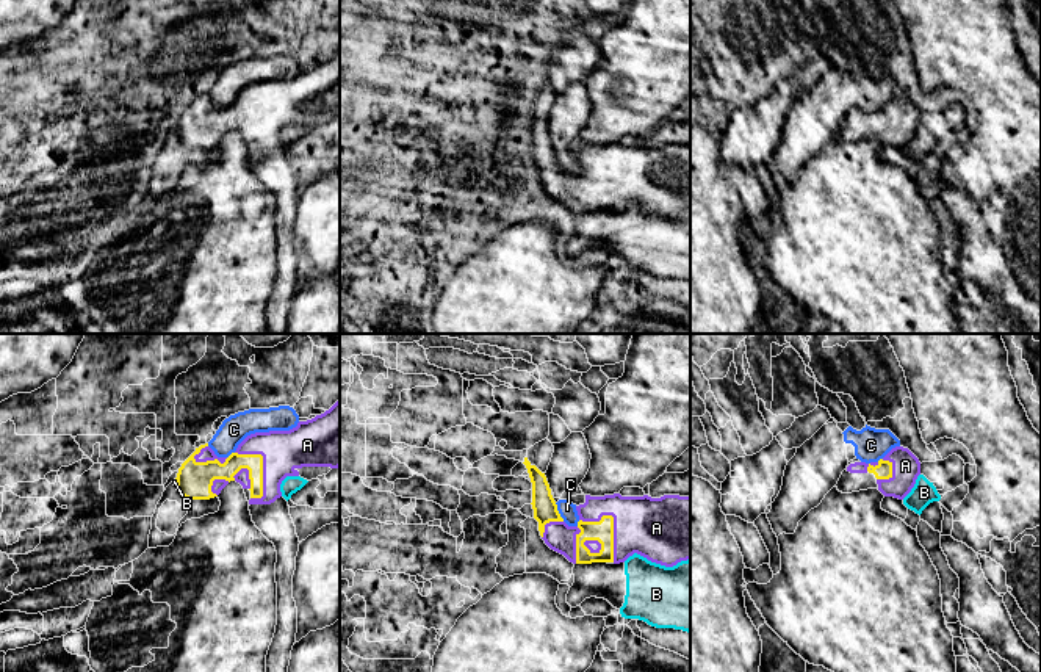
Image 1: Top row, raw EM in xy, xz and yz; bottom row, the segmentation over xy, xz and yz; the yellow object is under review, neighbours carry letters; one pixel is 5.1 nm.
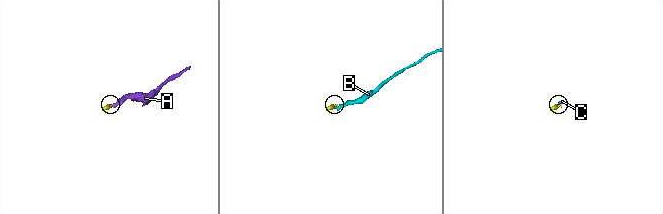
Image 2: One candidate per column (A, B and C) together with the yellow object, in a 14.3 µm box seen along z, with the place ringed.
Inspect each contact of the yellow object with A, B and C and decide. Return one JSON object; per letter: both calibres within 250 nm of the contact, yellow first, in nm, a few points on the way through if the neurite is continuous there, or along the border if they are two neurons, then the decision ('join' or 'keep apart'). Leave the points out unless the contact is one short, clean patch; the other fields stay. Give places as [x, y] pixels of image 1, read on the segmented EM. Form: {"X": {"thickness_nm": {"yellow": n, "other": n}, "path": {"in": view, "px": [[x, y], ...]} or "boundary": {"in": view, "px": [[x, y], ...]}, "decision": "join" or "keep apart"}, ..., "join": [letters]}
{"A": {"thickness_nm": {"yellow": 110, "other": 320}, "decision": "join"}, "B": {"thickness_nm": {"yellow": 190, "other": 20}, "decision": "keep apart"}, "C": {"thickness_nm": {"yellow": 130, "other": 90}, "decision": "keep apart"}, "join": ["A"]}

